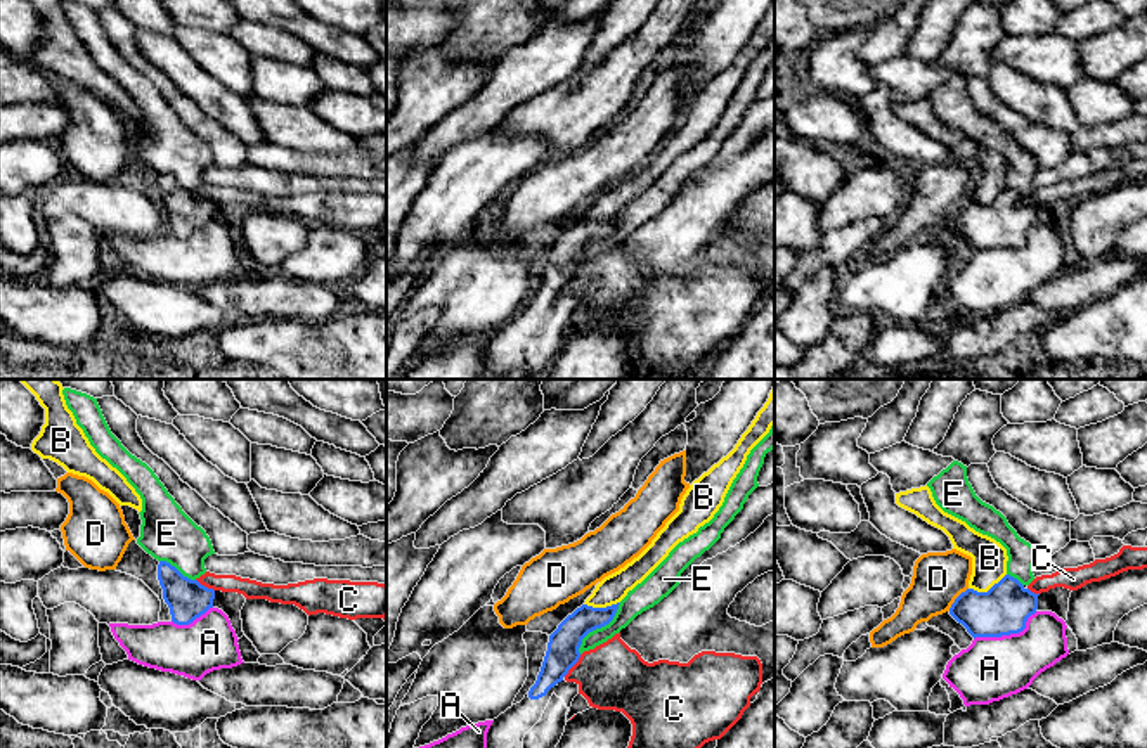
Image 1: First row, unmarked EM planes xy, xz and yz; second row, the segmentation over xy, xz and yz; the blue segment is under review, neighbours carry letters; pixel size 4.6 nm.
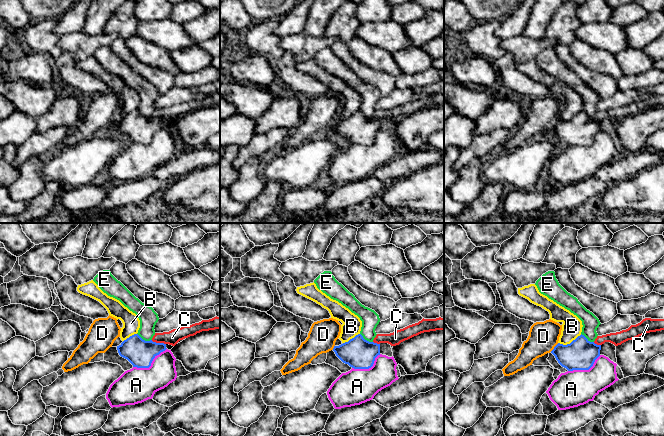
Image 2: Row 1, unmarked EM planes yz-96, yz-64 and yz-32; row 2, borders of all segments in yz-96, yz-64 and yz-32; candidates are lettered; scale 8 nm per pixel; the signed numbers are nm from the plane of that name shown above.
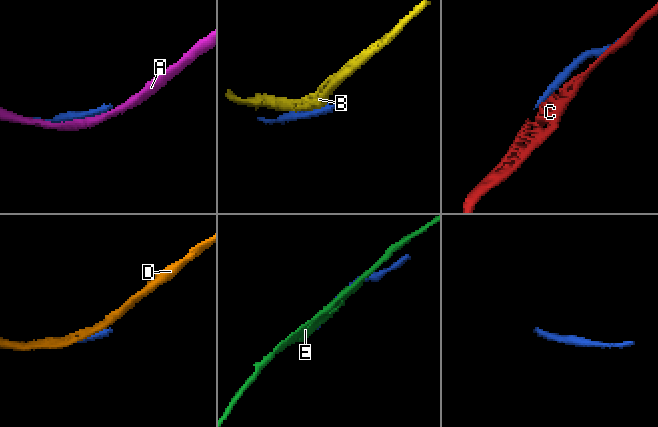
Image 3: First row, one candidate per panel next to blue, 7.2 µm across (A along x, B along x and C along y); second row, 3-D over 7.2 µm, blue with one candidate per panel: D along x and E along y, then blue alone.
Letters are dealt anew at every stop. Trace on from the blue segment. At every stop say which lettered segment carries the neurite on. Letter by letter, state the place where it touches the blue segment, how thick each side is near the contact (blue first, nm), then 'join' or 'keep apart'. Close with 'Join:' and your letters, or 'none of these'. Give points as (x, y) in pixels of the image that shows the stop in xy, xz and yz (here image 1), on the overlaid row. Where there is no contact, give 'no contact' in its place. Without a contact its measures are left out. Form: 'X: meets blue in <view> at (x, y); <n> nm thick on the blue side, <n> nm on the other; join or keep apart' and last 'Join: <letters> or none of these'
A: meets blue in yz at (1007, 634); 240 nm thick on the blue side, 300 nm on the other; keep apart
B: meets blue in yz at (988, 591); 240 nm thick on the blue side, 160 nm on the other; keep apart
C: meets blue in xz at (574, 664); 150 nm thick on the blue side, 320 nm on the other; keep apart
D: meets blue in yz at (955, 599); 240 nm thick on the blue side, 240 nm on the other; keep apart
E: meets blue in xz at (598, 627); 150 nm thick on the blue side, 120 nm on the other; keep apart
Join: none of these

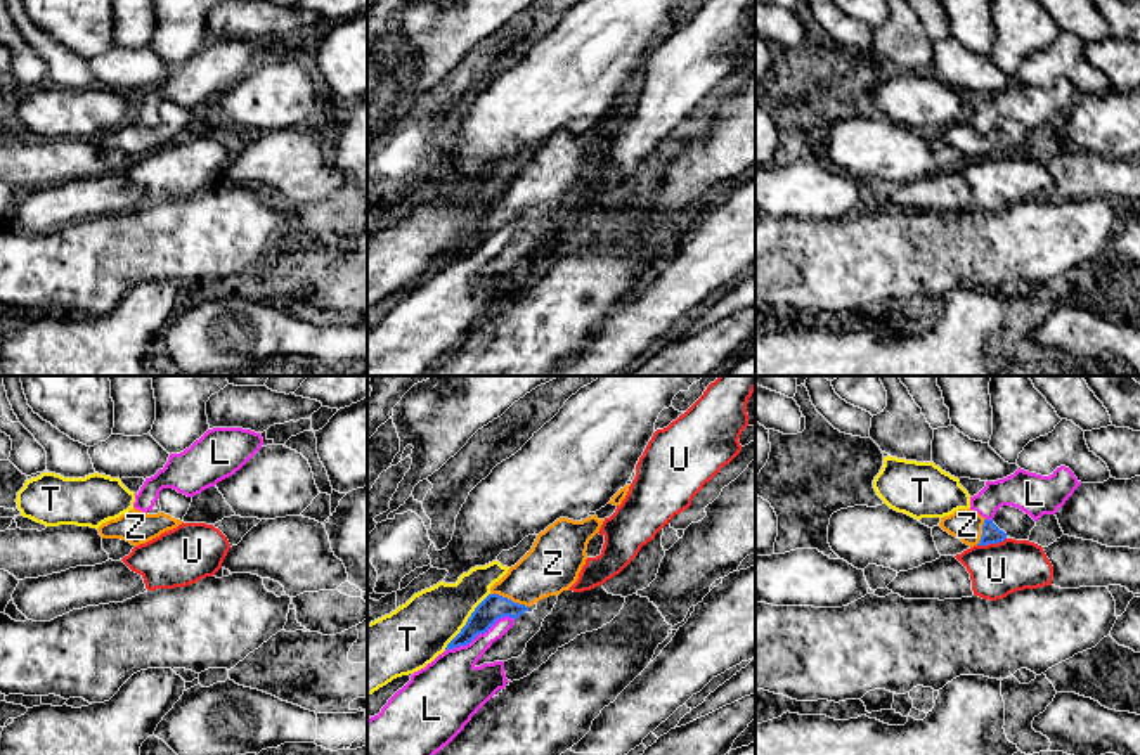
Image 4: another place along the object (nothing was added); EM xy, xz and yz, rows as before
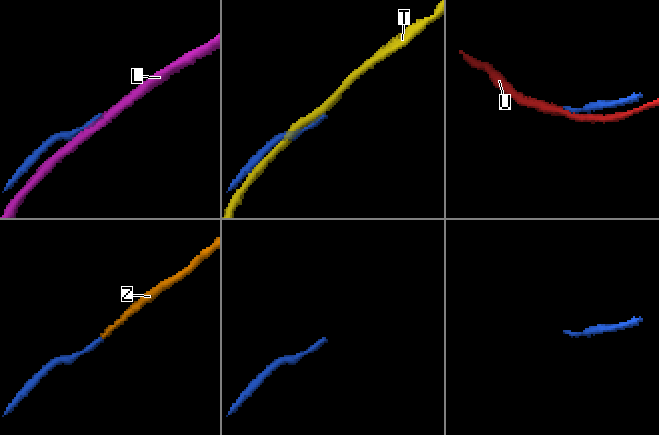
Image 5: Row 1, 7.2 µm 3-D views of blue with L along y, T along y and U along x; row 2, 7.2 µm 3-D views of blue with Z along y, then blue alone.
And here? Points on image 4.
L: meets blue in xz at (480, 632); 120 nm thick on the blue side, 240 nm on the other; keep apart
T: meets blue in xz at (466, 622); 120 nm thick on the blue side, 300 nm on the other; keep apart
U: meets blue in yz at (991, 542); 90 nm thick on the blue side, 260 nm on the other; keep apart
Z: meets blue in xz at (510, 600); 120 nm thick on the blue side, 260 nm on the other; join
Join: Z

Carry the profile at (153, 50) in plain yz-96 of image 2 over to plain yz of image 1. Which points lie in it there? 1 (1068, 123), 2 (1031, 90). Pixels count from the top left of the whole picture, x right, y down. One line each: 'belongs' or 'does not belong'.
1: belongs
2: belongs

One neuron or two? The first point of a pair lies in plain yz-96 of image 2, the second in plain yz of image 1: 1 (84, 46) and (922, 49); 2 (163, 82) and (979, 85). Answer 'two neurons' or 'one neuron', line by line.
1: two neurons
2: one neuron

